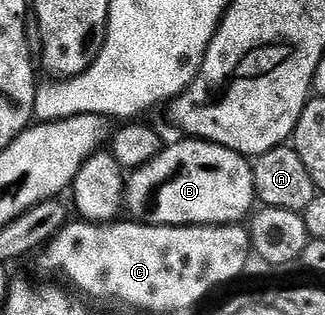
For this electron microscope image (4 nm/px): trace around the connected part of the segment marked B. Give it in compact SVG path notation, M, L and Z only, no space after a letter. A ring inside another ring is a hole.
M182 140L176 145L168 144L141 168L130 170L125 181L126 212L131 212L128 214L134 220L145 225L233 225L242 222L242 217L252 212L251 204L257 201L252 162L242 153L212 141Z

